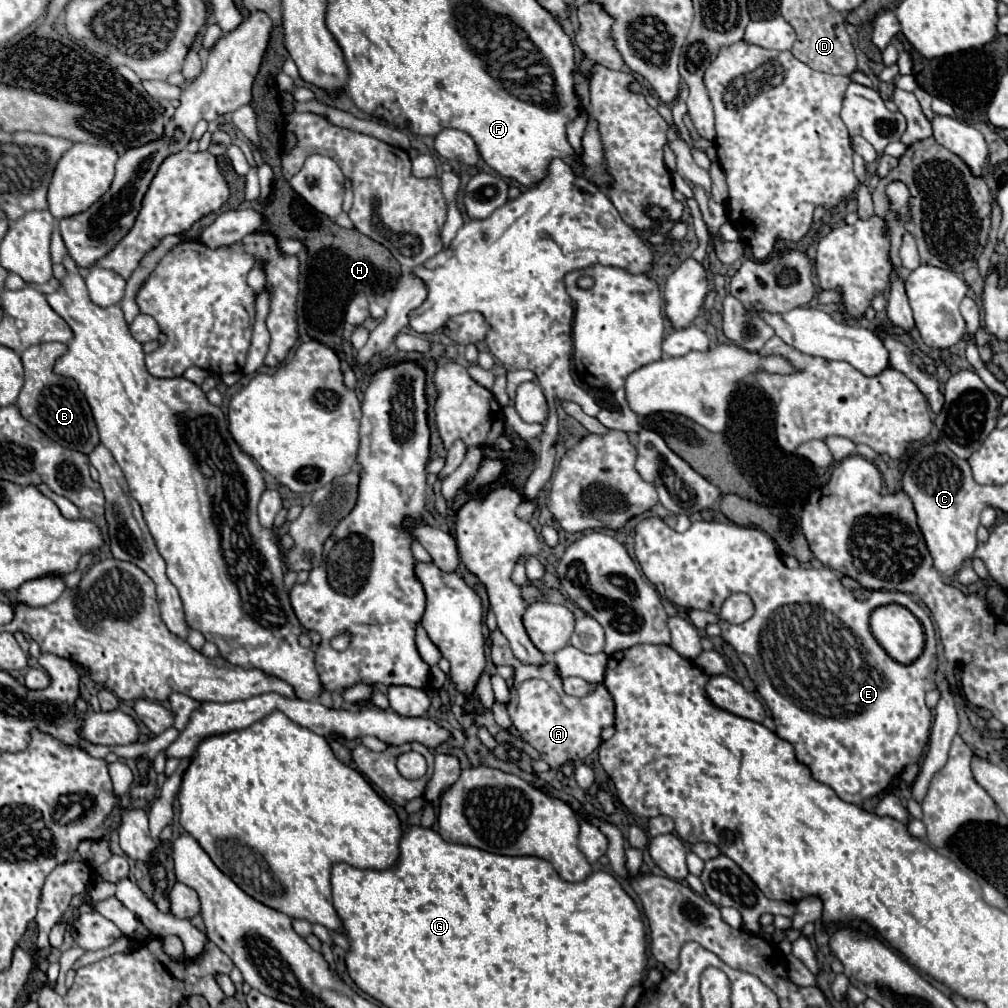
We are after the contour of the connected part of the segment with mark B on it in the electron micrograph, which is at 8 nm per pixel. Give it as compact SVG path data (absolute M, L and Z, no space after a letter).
M42 343L42 345L28 347L20 355L22 363L24 363L26 381L18 395L16 405L20 407L22 417L28 419L30 423L34 423L44 435L48 435L56 443L62 443L64 447L90 455L90 451L94 451L94 447L100 445L98 427L94 423L86 397L78 389L78 383L74 383L74 379L70 379L70 377L54 373L54 363L64 353L66 353L64 343Z

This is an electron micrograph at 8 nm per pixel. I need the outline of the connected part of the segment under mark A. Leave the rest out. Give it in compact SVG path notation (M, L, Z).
M530 679L518 687L516 709L514 701L506 709L522 739L530 743L552 769L560 769L564 763L570 761L584 761L600 747L602 729L614 723L614 701L604 685L596 685L592 693L580 699L564 699L562 693L554 691L552 683Z

